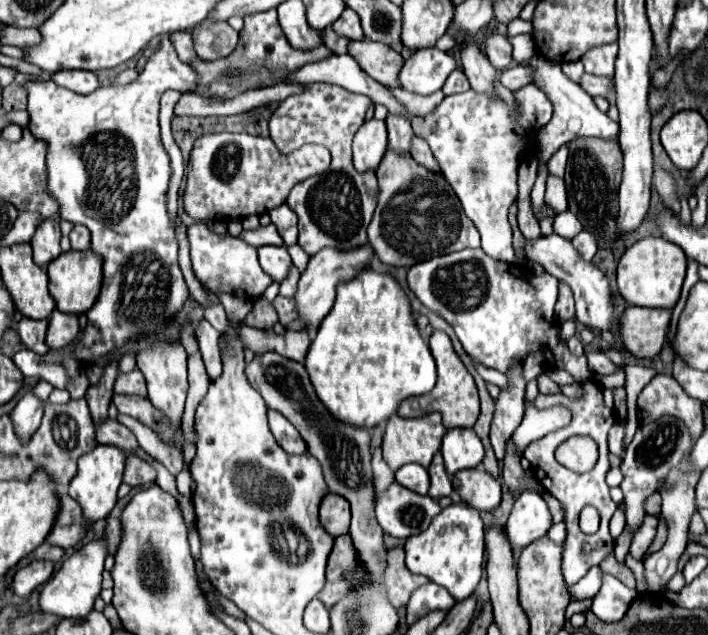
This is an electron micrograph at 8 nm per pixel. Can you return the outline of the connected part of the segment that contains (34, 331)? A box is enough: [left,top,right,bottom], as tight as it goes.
[18,317,48,355]

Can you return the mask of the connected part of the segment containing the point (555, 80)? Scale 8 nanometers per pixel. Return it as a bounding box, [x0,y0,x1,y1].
[522,53,618,163]

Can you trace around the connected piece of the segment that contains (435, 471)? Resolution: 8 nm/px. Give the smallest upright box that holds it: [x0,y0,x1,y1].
[428,453,452,499]

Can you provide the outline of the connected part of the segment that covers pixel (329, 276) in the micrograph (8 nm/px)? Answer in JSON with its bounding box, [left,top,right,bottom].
[294,245,374,325]

